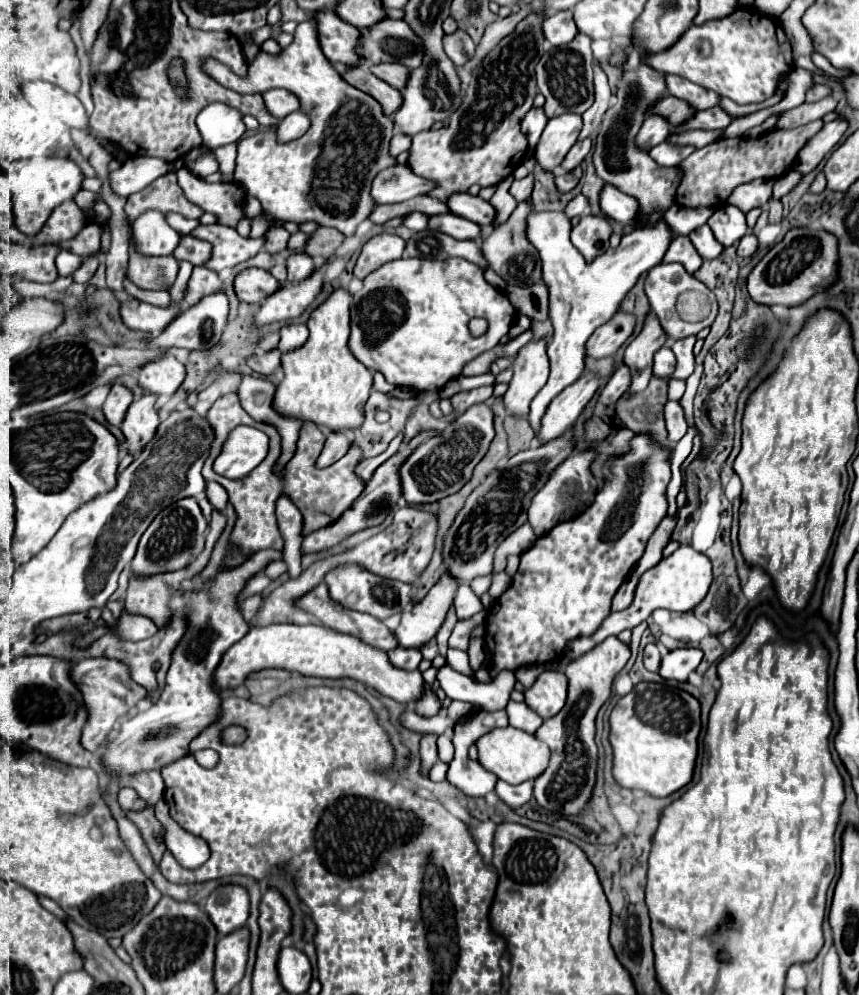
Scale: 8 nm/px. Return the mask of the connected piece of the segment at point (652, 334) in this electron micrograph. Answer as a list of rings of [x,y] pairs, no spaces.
[[[649,312],[645,316],[639,336],[625,350],[623,362],[633,372],[633,384],[631,384],[629,392],[641,392],[643,388],[647,388],[647,384],[653,376],[651,374],[653,356],[659,348],[663,348],[667,344],[667,340],[669,338],[665,338],[665,334],[661,334],[661,326],[657,326],[657,318],[653,318],[653,312]]]

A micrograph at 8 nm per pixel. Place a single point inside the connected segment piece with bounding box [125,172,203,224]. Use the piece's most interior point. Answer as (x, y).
(164, 194)

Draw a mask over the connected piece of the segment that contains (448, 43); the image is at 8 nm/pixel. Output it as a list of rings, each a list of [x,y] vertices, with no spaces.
[[[457,30],[453,34],[443,36],[443,50],[453,60],[455,66],[463,66],[471,60],[471,56],[475,52],[475,44],[467,32]]]

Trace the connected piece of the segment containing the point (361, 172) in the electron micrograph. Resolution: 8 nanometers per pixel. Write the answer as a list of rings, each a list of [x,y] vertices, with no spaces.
[[[301,22],[295,30],[293,44],[277,56],[259,52],[249,64],[247,78],[235,76],[217,60],[205,62],[205,72],[219,84],[245,92],[262,94],[272,88],[285,88],[301,102],[301,112],[309,116],[309,130],[289,142],[277,144],[275,132],[257,132],[237,144],[235,180],[257,198],[273,218],[293,222],[293,214],[301,214],[299,222],[315,220],[353,236],[355,228],[371,214],[373,200],[369,196],[375,174],[395,160],[389,158],[389,140],[393,138],[393,122],[381,112],[381,106],[369,94],[349,86],[335,66],[323,56],[317,42],[317,22]]]

